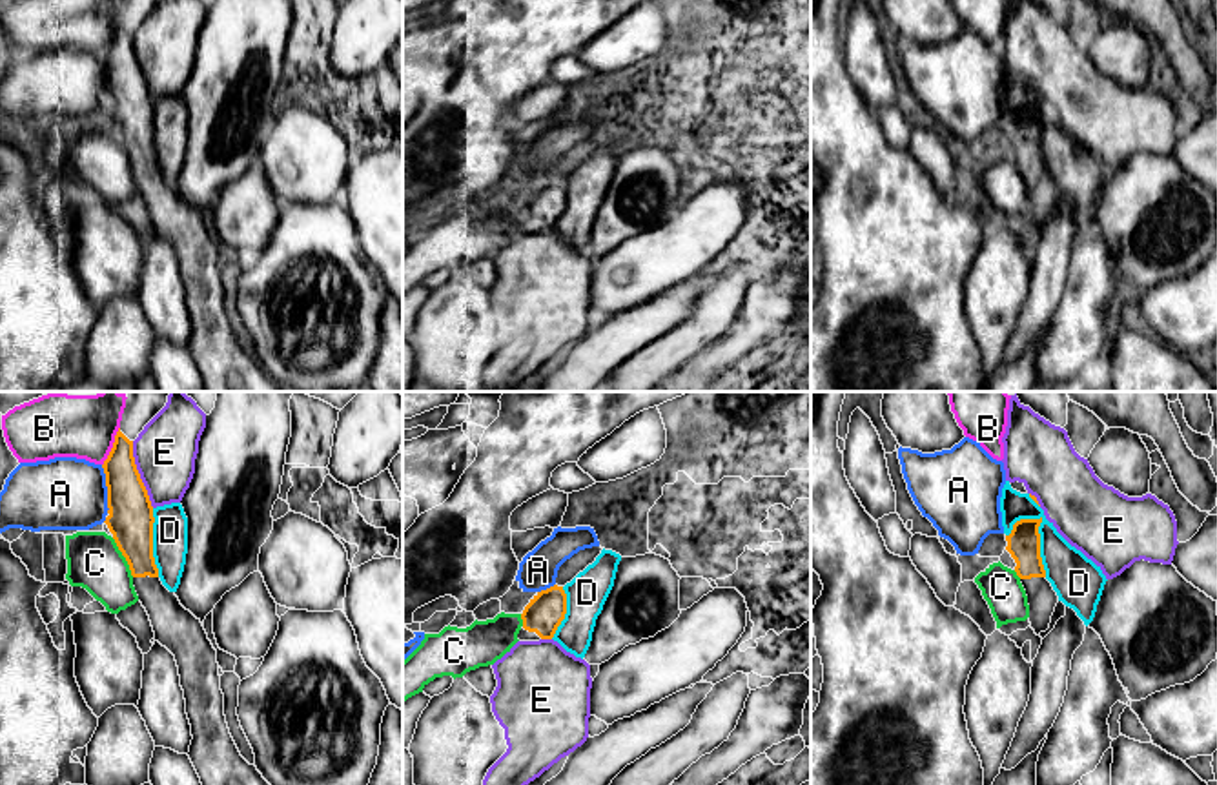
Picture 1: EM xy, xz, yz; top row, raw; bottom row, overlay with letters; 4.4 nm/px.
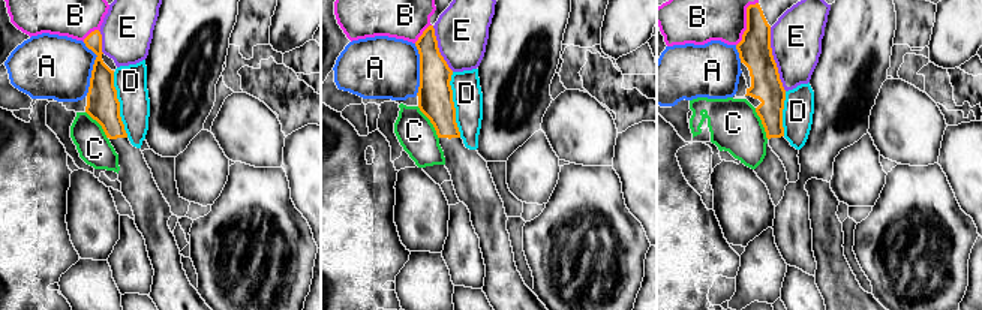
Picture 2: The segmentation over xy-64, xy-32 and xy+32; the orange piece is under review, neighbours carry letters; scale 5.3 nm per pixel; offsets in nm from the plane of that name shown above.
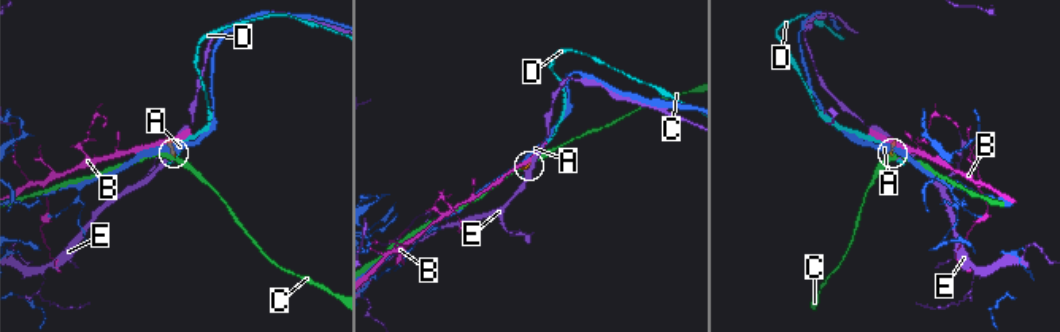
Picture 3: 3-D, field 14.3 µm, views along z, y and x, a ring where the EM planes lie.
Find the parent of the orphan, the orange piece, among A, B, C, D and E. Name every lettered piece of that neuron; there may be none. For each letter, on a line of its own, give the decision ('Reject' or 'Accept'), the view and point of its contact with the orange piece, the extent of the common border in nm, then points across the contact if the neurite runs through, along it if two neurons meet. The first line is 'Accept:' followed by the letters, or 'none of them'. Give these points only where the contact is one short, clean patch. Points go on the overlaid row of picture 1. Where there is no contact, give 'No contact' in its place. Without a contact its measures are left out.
Accept: none of them
A: Reject. Touches orange at xy (108, 489). Shared border 220 nm. Boundary: xy (101, 465), (106, 476), (108, 512)
B: Reject. Touches orange at xy (113, 447). Shared border 190 nm. Boundary: xy (119, 427), (113, 447), (102, 465)
C: Reject. Touches orange at xy (124, 556). Shared border 200 nm. Boundary: xy (112, 538), (133, 576)
D: Reject. Touches orange at yz (1039, 540). Shared border 280 nm. Boundary: yz (1021, 518), (1037, 518), (1041, 521), (1039, 556), (1046, 576)
E: Reject. Touches orange at xy (139, 474). Shared border 320 nm

